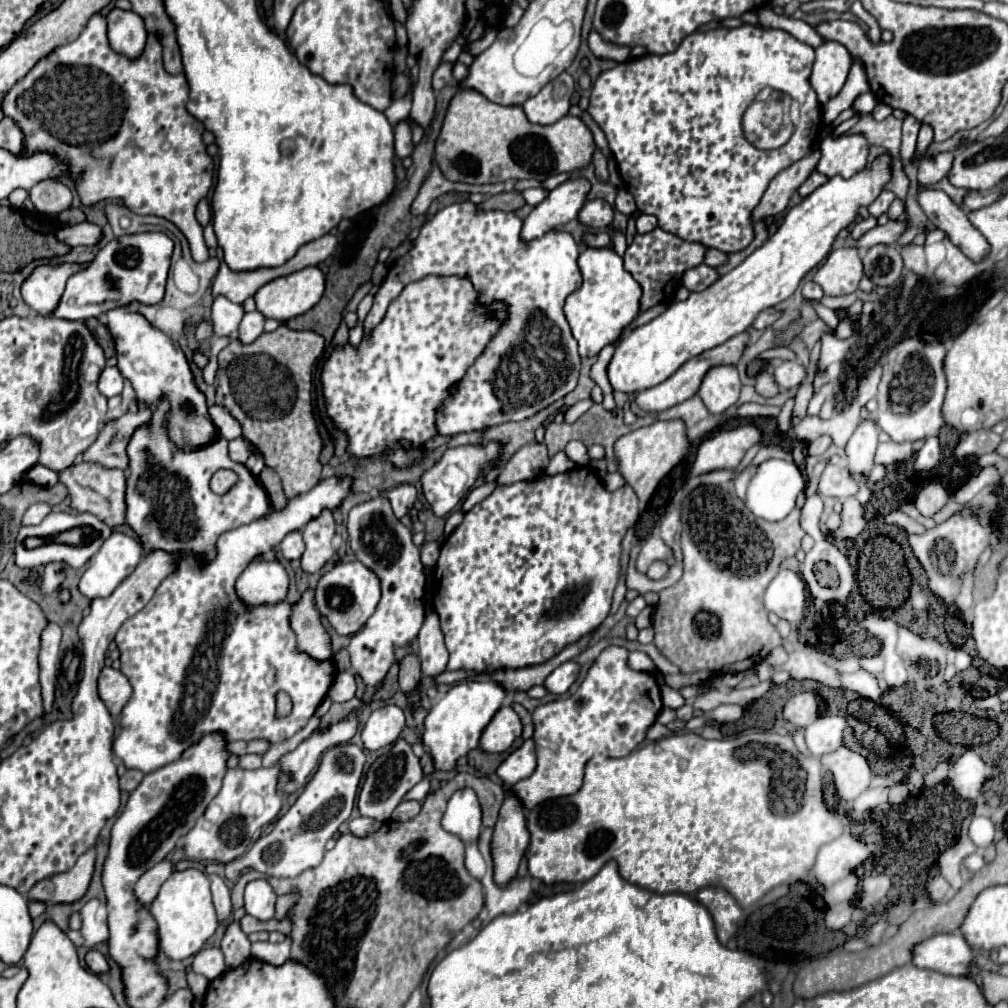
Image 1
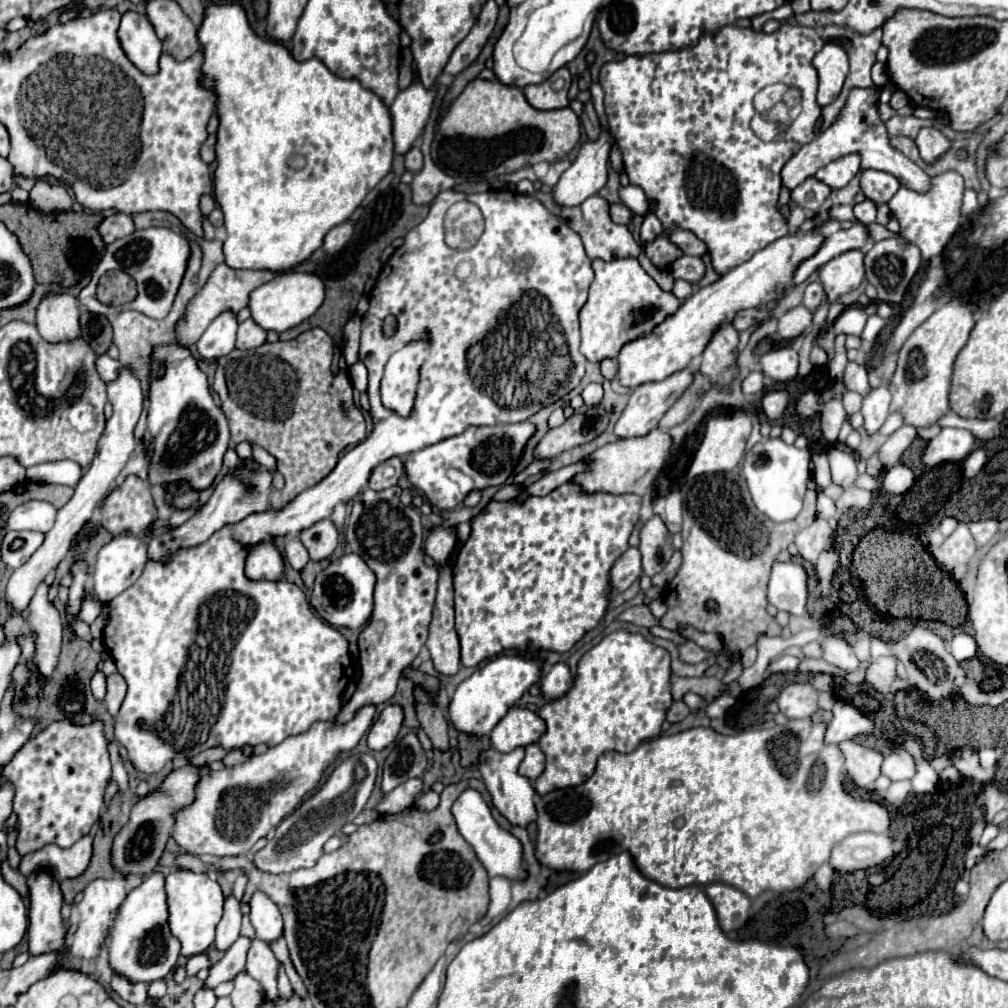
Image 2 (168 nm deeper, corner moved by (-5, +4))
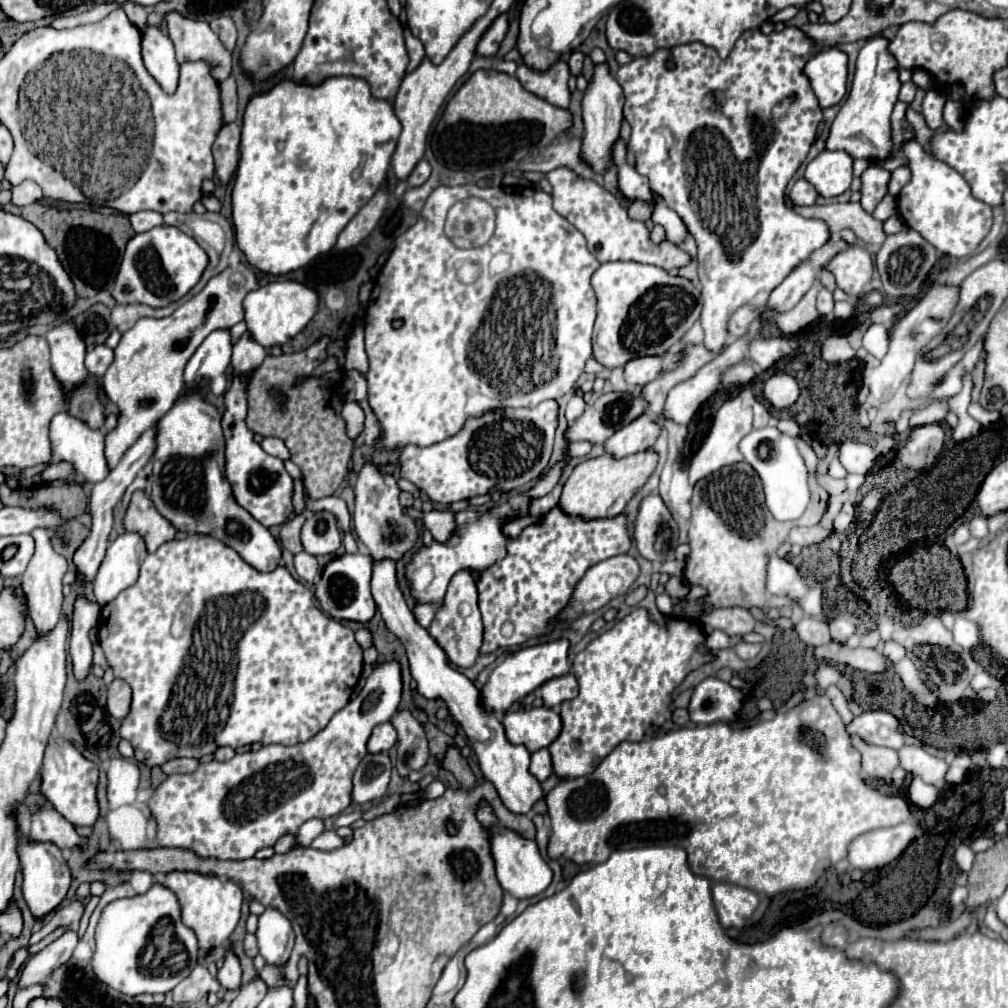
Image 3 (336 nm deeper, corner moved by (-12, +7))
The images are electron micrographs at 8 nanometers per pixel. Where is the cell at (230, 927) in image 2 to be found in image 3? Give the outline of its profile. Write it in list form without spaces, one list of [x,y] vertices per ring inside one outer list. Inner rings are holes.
[[[226,952],[226,962],[224,966],[218,970],[218,982],[222,984],[224,990],[238,990],[240,984],[242,984],[242,968],[240,968],[240,962],[236,958],[236,954],[232,952]]]

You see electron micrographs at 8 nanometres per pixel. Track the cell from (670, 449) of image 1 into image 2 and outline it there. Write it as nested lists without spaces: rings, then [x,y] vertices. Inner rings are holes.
[[[653,429],[653,433],[647,433],[645,437],[617,439],[591,453],[587,457],[591,459],[589,471],[575,475],[573,481],[579,483],[589,493],[607,491],[613,495],[621,495],[621,493],[645,495],[653,485],[655,476],[662,471],[669,451],[671,451],[671,435],[661,429]]]

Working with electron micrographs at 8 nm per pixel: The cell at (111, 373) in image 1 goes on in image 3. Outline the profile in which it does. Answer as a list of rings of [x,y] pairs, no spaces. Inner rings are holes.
[[[100,344],[86,354],[86,368],[94,378],[102,378],[108,366],[112,364],[112,360],[114,360],[114,352],[108,346]]]

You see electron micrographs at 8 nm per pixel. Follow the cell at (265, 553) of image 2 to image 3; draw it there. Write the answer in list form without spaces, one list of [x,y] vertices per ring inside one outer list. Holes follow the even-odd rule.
[[[196,390],[196,394],[178,400],[158,422],[150,500],[176,530],[214,534],[216,540],[234,548],[250,566],[260,572],[270,572],[280,564],[280,546],[268,528],[256,522],[232,496],[232,486],[224,478],[224,436],[220,418],[220,412],[204,402],[202,394]]]

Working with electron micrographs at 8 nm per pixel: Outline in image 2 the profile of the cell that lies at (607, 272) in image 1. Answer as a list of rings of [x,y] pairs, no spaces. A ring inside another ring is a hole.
[[[617,257],[611,261],[593,259],[593,271],[595,279],[589,287],[589,299],[579,311],[581,353],[589,361],[601,361],[605,357],[615,359],[625,343],[649,335],[655,325],[681,305],[673,293],[659,289],[635,257]]]

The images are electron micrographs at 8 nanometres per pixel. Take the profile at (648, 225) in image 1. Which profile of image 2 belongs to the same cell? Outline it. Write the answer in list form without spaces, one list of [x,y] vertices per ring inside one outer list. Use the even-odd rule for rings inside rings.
[[[649,213],[649,215],[645,215],[645,221],[643,221],[643,225],[641,225],[641,241],[651,241],[651,239],[655,239],[657,235],[661,235],[663,233],[663,227],[661,227],[661,221],[653,215],[653,213]]]

